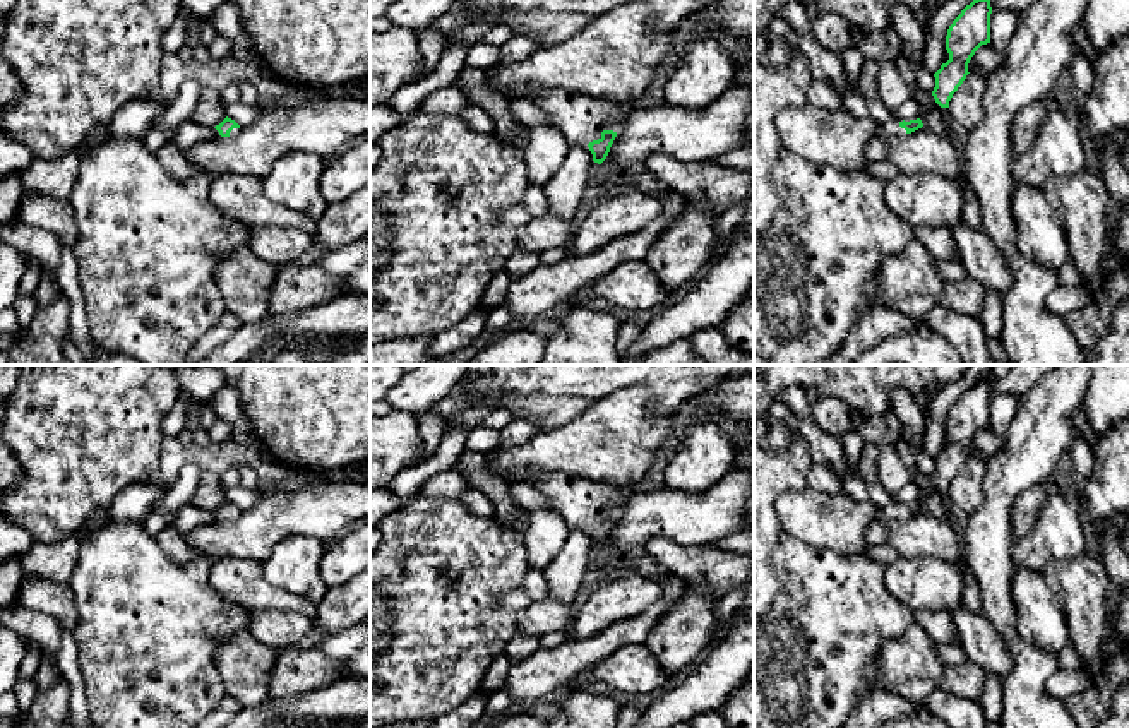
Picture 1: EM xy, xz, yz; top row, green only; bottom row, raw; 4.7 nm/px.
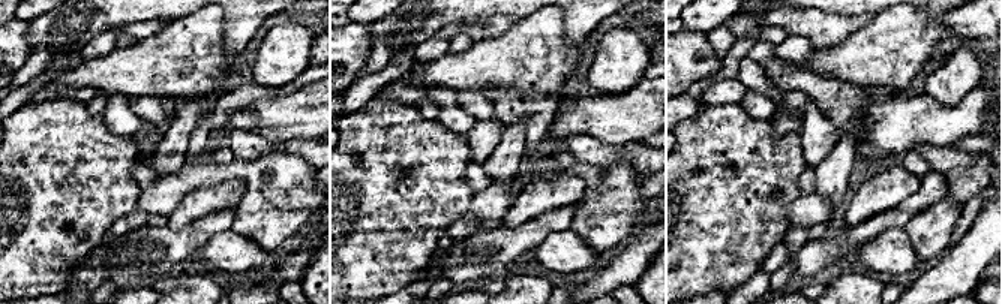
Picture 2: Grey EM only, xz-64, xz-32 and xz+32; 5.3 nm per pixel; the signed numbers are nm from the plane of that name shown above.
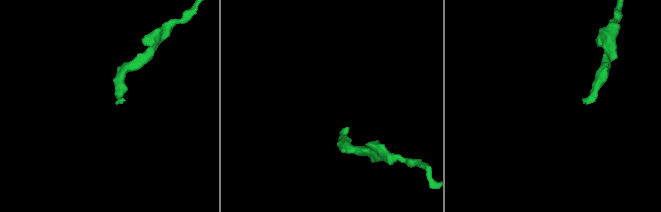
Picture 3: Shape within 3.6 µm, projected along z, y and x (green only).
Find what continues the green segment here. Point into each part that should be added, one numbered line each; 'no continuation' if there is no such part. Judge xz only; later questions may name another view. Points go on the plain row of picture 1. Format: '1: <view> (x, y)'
1: xz (579, 502)

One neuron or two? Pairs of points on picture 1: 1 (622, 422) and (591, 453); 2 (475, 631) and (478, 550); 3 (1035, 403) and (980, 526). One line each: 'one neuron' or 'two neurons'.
1: one neuron
2: one neuron
3: one neuron

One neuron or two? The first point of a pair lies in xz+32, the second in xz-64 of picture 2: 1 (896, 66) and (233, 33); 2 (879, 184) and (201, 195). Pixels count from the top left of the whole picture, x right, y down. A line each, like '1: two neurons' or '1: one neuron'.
1: two neurons
2: one neuron

